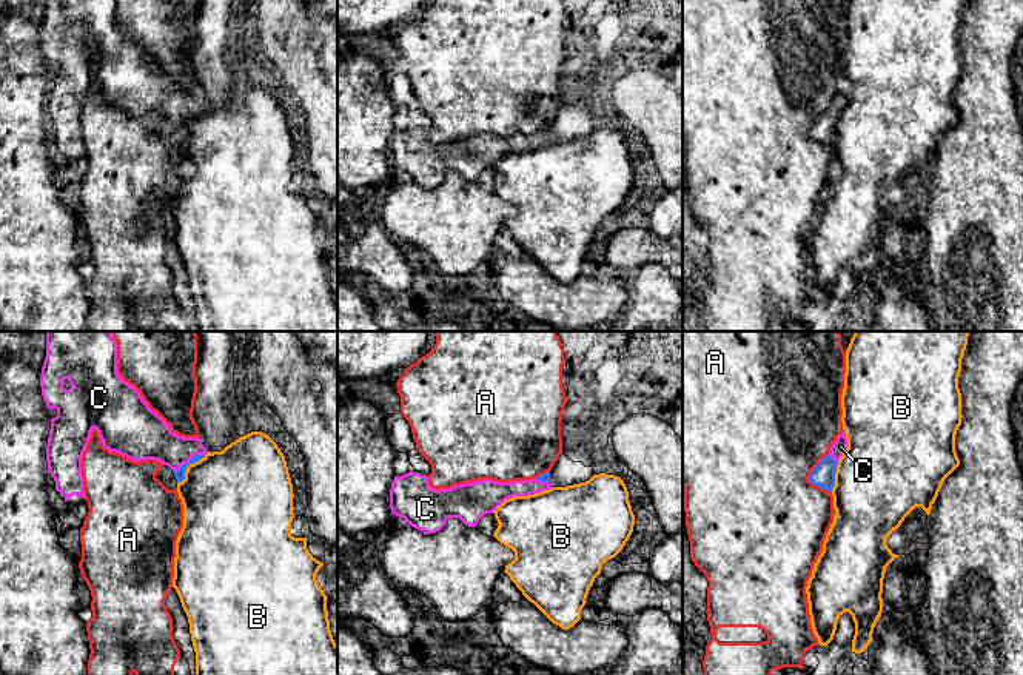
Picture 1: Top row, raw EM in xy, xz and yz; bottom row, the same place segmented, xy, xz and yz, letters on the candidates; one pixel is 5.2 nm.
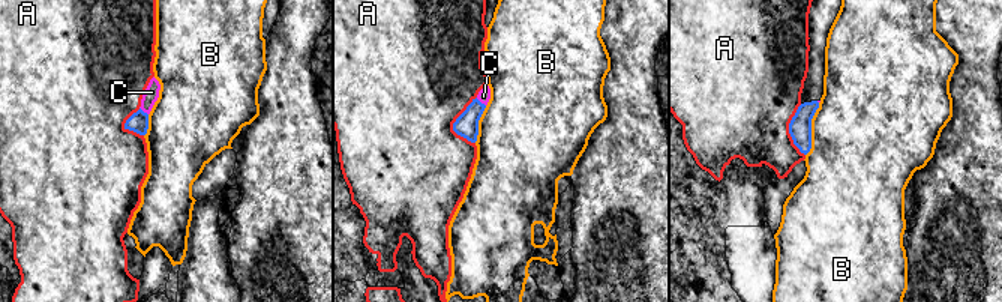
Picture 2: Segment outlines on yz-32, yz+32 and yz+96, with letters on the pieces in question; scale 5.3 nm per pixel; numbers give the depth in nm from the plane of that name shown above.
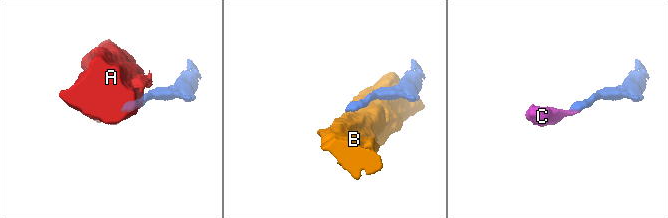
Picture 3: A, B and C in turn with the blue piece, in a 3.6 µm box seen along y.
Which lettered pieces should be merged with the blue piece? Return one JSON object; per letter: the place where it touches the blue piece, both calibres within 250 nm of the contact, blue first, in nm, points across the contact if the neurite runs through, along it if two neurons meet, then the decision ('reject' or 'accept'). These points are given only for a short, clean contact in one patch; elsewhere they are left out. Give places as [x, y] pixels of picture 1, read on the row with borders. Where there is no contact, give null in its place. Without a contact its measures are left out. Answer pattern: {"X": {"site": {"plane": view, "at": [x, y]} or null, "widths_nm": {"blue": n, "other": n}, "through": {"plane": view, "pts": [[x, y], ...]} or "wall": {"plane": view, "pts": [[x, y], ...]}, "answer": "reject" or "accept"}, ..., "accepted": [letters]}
{"A": {"site": {"plane": "yz", "at": [809, 476]}, "widths_nm": {"blue": 120, "other": 500}, "wall": {"plane": "yz", "pts": [[829, 453], [812, 470], [809, 480], [831, 492]]}, "answer": "reject"}, "B": {"site": {"plane": "xy", "at": [187, 466]}, "widths_nm": {"blue": 50, "other": 440}, "answer": "reject"}, "C": {"site": {"plane": "xy", "at": [190, 461]}, "widths_nm": {"blue": 50, "other": 220}, "through": {"plane": "xy", "pts": [[179, 473], [190, 461], [150, 436]]}, "answer": "accept"}, "accepted": ["C"]}

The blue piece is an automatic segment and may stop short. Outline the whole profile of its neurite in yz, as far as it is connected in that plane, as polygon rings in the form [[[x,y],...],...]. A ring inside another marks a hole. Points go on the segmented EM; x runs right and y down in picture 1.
[[[843,432],[833,445],[830,447],[830,452],[820,461],[820,464],[812,470],[809,481],[813,485],[818,485],[824,490],[832,492],[835,485],[835,472],[840,458],[847,448],[847,438],[846,433]]]

